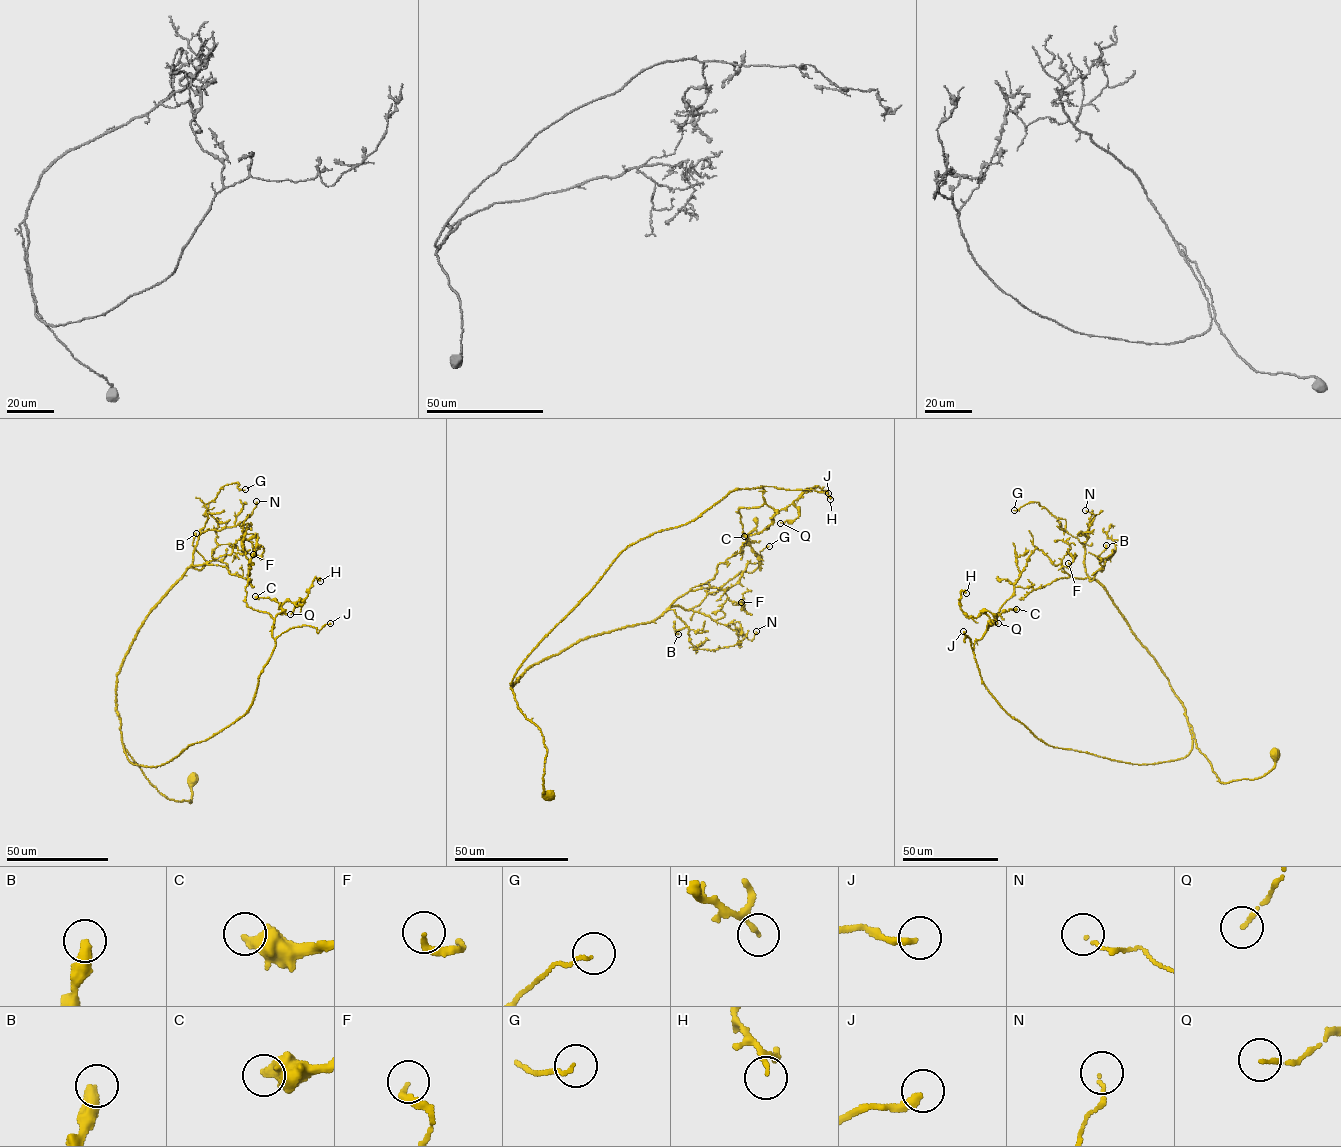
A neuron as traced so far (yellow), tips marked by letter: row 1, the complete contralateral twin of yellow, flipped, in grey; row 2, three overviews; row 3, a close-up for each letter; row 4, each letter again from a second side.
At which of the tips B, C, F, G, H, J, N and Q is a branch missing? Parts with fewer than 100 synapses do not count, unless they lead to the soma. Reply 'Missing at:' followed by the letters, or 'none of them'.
Missing at: J

